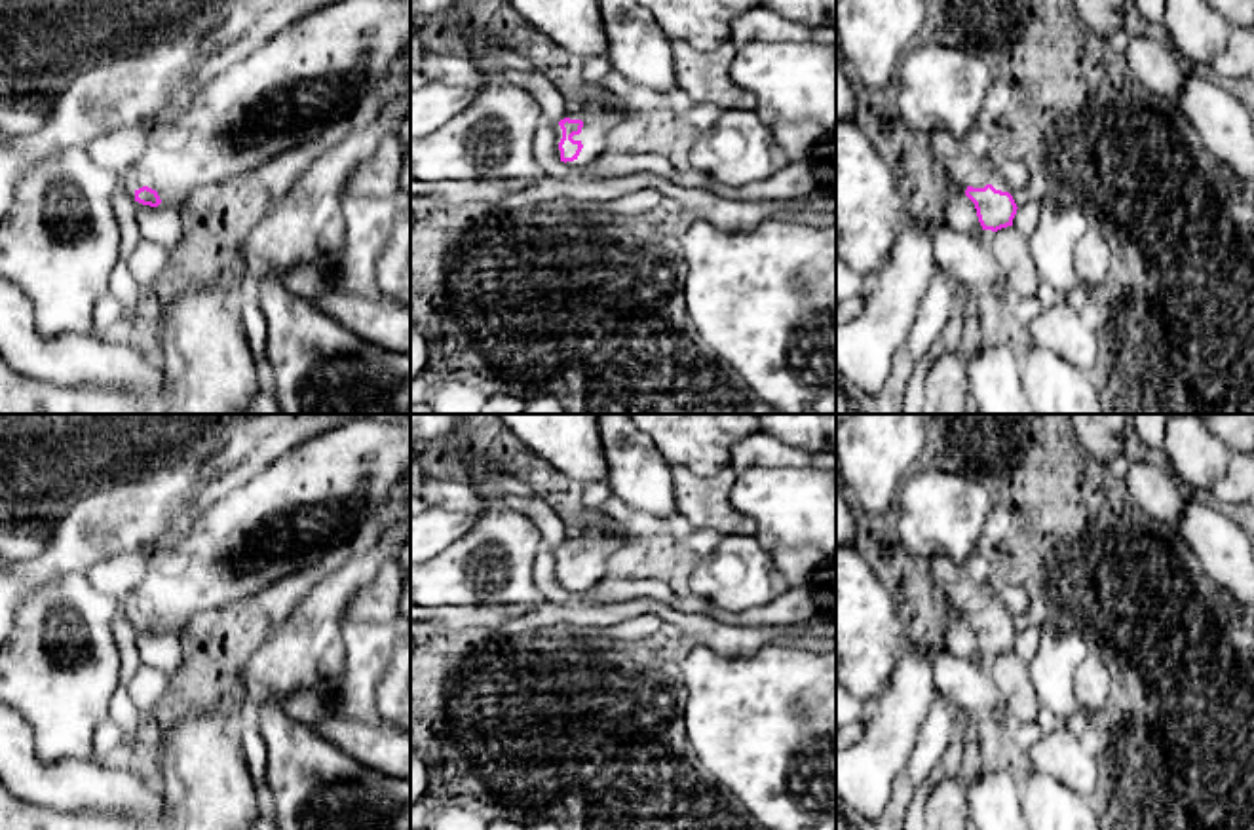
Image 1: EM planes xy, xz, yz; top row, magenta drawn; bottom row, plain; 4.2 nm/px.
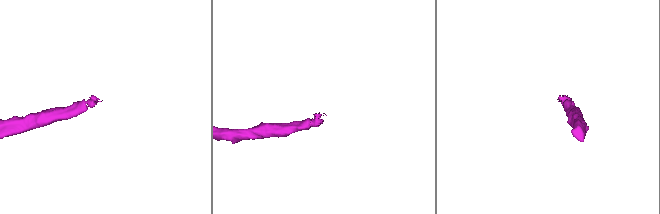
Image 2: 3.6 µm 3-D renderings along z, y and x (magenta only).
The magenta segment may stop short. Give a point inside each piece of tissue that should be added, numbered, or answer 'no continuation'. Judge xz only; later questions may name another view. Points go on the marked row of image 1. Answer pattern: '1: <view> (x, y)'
1: xz (599, 120)

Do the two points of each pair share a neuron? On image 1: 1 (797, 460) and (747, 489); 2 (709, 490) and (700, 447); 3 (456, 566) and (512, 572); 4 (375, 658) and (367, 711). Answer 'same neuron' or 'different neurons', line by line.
1: different neurons
2: different neurons
3: same neuron
4: same neuron

